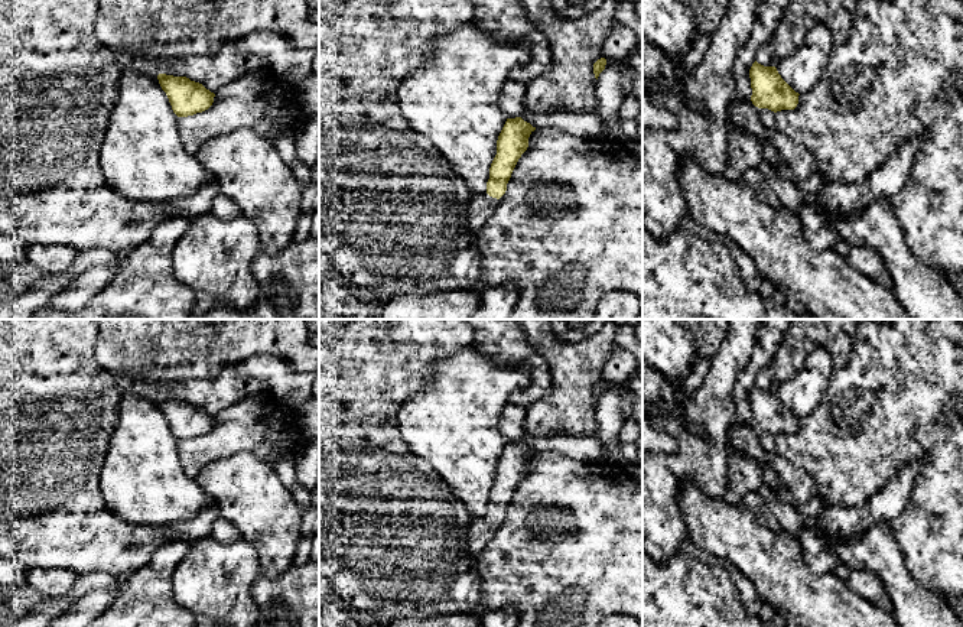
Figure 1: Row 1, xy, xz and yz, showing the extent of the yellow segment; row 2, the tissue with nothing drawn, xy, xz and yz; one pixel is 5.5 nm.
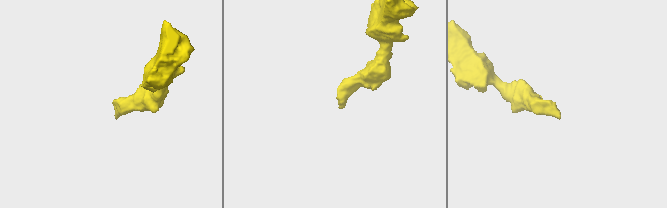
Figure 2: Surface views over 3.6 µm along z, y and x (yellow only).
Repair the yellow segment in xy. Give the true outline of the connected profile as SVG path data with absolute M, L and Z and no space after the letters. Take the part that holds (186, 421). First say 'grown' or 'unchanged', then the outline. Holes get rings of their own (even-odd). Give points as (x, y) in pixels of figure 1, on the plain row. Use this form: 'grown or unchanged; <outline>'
unchanged; M159 397L157 403L178 441L202 436L214 426L214 416L186 400Z

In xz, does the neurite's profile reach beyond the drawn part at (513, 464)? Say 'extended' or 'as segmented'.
extended

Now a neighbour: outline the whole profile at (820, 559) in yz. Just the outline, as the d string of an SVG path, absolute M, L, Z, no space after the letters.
M912 461L901 468L885 488L865 506L840 507L829 504L817 519L816 527L803 527L798 542L810 569L817 575L824 575L840 566L839 558L830 550L829 537L853 540L875 523L892 523L907 506L918 472L918 461Z

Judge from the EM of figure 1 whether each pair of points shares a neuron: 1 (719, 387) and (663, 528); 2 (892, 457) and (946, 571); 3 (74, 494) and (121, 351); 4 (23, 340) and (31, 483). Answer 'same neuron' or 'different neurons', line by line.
1: same neuron
2: same neuron
3: different neurons
4: same neuron

